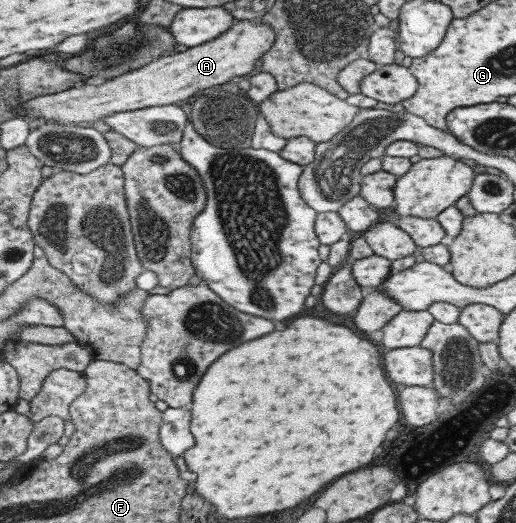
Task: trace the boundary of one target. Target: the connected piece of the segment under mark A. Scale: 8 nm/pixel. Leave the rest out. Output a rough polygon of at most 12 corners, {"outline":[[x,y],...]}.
{"outline":[[268,24],[20,104],[23,118],[84,124],[179,104],[243,76],[271,46]]}

